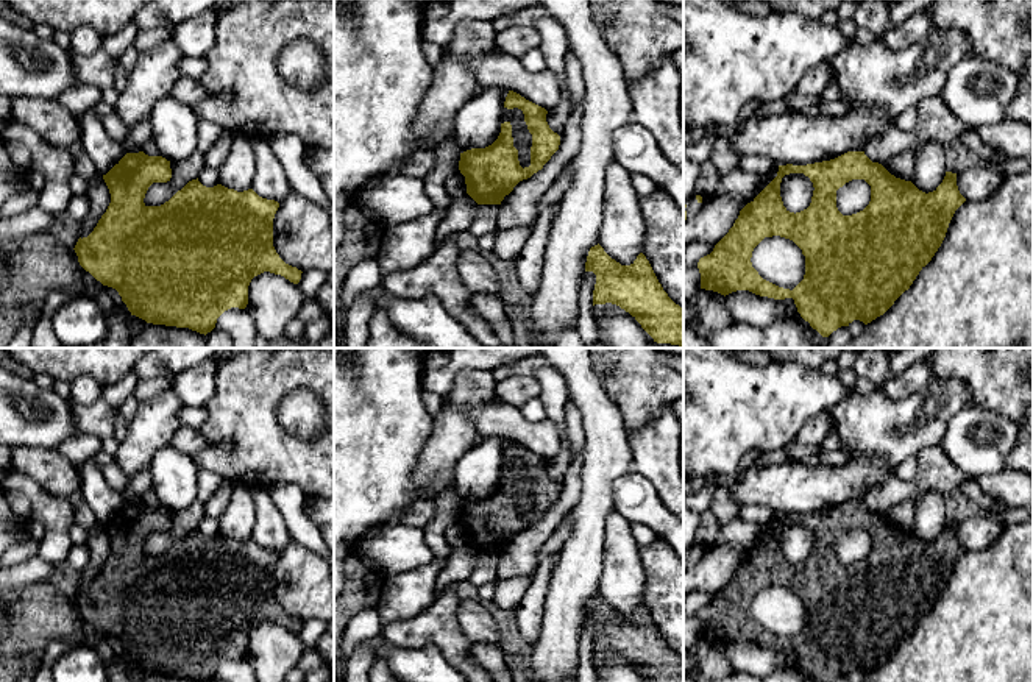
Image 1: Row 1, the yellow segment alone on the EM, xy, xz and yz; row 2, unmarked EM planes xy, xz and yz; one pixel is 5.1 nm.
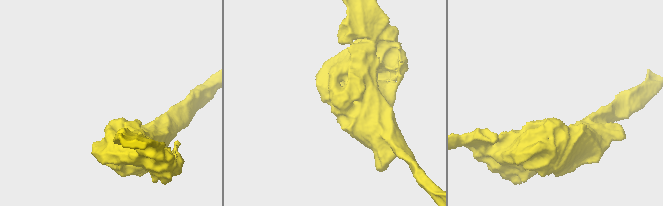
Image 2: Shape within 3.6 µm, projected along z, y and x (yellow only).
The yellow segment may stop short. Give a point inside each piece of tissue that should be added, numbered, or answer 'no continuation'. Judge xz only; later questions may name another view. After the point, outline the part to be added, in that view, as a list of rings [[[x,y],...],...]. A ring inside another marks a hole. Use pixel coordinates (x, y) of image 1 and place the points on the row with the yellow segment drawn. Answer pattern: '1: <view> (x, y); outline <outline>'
no continuation

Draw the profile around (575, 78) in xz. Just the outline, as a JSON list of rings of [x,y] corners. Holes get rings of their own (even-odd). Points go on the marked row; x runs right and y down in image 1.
[[[568,50],[565,55],[566,64],[566,91],[571,100],[571,106],[576,108],[585,97],[585,80],[582,66],[577,56]]]

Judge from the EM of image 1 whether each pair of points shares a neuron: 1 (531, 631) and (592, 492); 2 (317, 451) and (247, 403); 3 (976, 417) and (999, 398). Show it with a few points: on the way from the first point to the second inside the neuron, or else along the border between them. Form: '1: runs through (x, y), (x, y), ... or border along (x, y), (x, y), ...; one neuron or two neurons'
1: border along (554, 567), (545, 598), (542, 629), (537, 637); two neurons
2: runs through (298, 451), (291, 451), (261, 422); one neuron
3: border along (972, 403), (1002, 412), (1016, 423); two neurons

